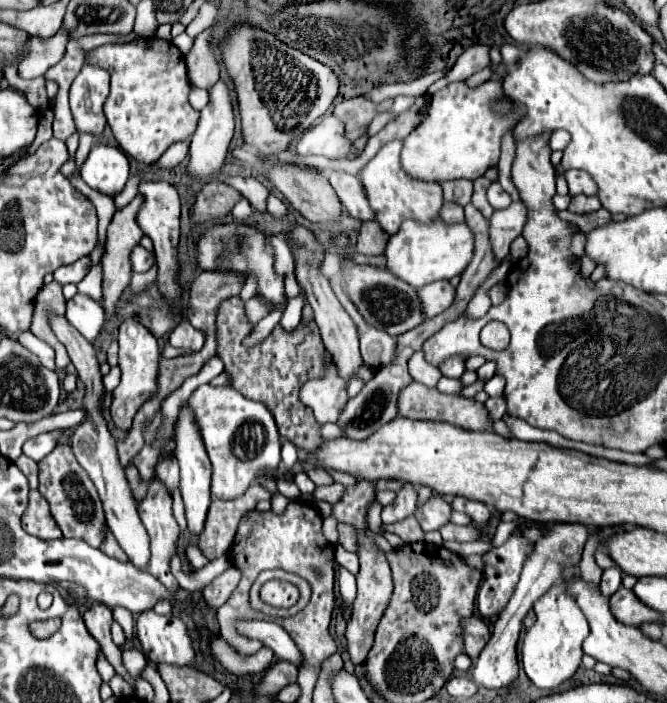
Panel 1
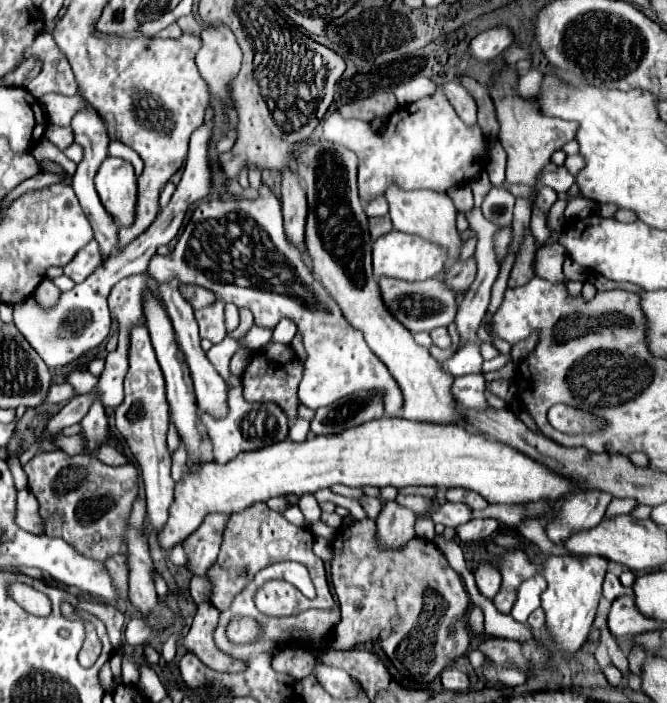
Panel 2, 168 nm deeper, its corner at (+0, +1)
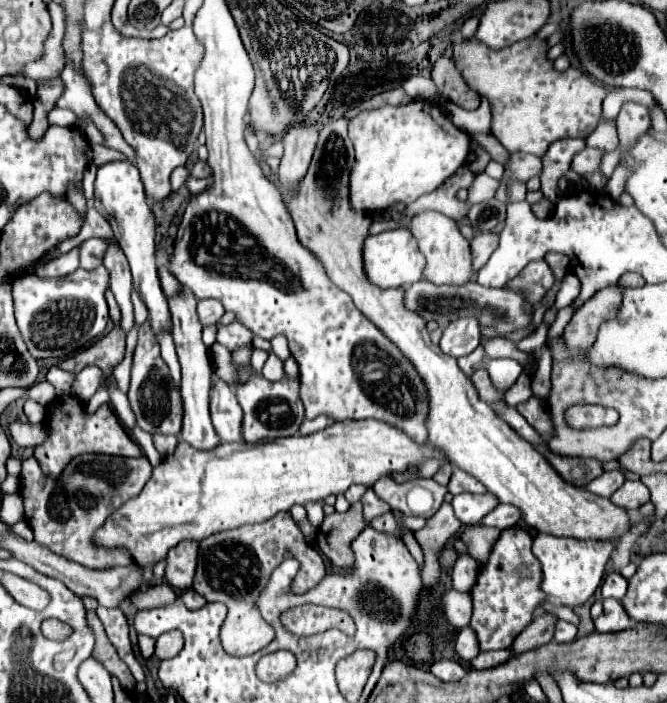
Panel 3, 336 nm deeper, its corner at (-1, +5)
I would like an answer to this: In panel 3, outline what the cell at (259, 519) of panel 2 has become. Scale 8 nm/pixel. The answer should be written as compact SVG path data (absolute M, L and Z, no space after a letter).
M278 513L270 521L258 525L242 525L236 529L220 531L200 541L194 589L206 601L220 601L228 607L228 617L220 629L220 639L222 647L230 655L252 655L274 639L274 629L262 619L260 611L256 609L256 599L266 587L268 577L276 569L278 561L282 561L284 557L294 557L296 561L300 561L304 583L308 589L312 589L316 581L320 581L326 573L322 557L314 547L306 543L290 513Z

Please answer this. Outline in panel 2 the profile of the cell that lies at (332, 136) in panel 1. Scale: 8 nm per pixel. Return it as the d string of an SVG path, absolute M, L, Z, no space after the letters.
M439 89L423 97L411 105L399 107L387 121L383 131L371 131L369 123L359 121L359 119L345 119L341 117L339 111L333 111L327 115L323 129L321 129L321 139L331 141L337 145L343 145L345 149L353 151L359 157L359 195L363 201L369 201L377 195L383 195L389 183L397 183L401 189L433 189L445 193L449 187L457 183L467 183L473 177L477 177L487 161L487 141L485 135L481 133L479 125L465 125L459 115L455 113L453 105L445 97L445 93Z

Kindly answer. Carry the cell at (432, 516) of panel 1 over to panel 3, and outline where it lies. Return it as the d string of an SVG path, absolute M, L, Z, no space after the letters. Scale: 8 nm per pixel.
M460 493L452 499L452 507L456 517L464 523L464 525L478 525L482 521L482 517L486 513L490 513L494 507L498 505L496 497L492 497L492 493Z

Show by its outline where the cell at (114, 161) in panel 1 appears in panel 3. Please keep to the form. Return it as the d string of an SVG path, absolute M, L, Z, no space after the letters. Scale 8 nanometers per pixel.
M114 161L98 167L96 183L94 183L94 199L98 201L104 217L108 219L116 241L124 249L124 255L132 267L132 277L134 277L134 289L142 297L144 305L148 307L150 321L154 331L158 333L160 329L170 329L170 311L166 303L166 295L162 293L160 281L158 281L158 271L156 271L156 261L154 261L154 215L150 207L146 205L146 195L144 195L144 185L140 181L140 173L136 165L130 161Z

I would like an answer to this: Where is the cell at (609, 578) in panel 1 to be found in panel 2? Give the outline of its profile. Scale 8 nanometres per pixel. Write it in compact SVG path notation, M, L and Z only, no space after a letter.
M609 571L605 575L605 581L603 581L603 597L609 599L609 601L613 601L613 599L617 599L621 595L631 595L631 589L623 587L621 581L619 581L619 577Z

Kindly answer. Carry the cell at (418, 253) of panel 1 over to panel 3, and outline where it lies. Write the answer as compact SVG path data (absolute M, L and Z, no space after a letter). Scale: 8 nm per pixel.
M390 229L382 231L378 235L368 235L364 239L364 273L372 285L380 289L392 289L392 287L408 287L416 281L422 279L422 269L424 269L424 255L420 253L416 239L412 237L410 231L404 229Z

